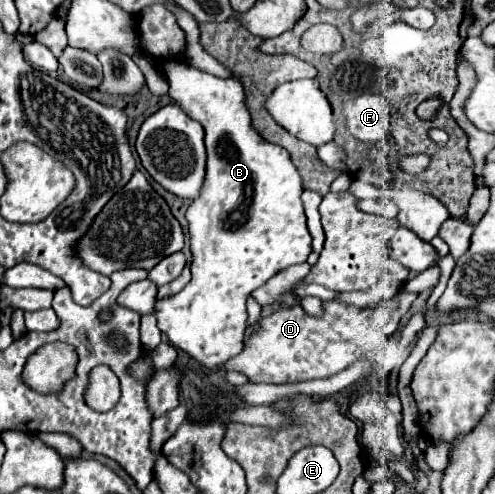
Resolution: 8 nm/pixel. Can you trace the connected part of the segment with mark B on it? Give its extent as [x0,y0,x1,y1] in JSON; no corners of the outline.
[155,57,311,367]

